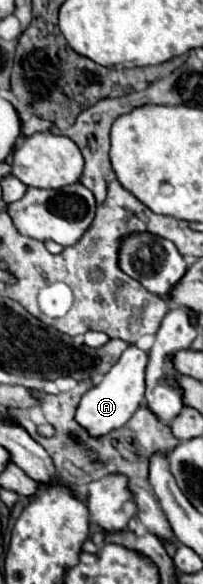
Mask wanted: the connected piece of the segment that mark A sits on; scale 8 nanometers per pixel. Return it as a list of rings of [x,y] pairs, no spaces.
[[[130,345],[118,363],[104,375],[104,379],[92,387],[90,391],[84,393],[84,397],[78,403],[76,409],[76,423],[90,435],[90,437],[104,437],[110,431],[124,427],[126,421],[134,415],[134,411],[142,405],[144,401],[144,371],[148,363],[148,353],[140,351],[136,345]]]

